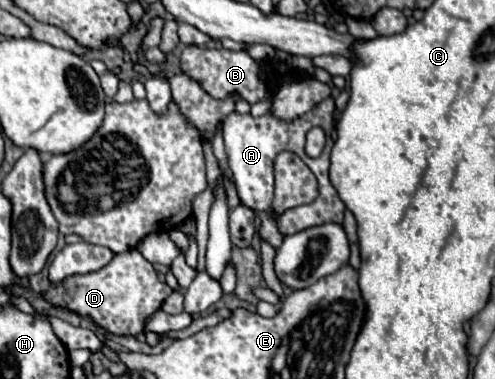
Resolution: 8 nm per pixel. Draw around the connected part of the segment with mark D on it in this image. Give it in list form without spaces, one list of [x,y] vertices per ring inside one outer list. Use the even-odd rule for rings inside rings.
[[[137,249],[113,255],[113,259],[99,271],[85,275],[69,275],[59,283],[51,283],[43,299],[63,311],[73,311],[83,319],[93,321],[109,335],[137,337],[145,333],[145,321],[161,309],[163,301],[171,295],[169,285],[157,279],[155,267],[141,257]]]

